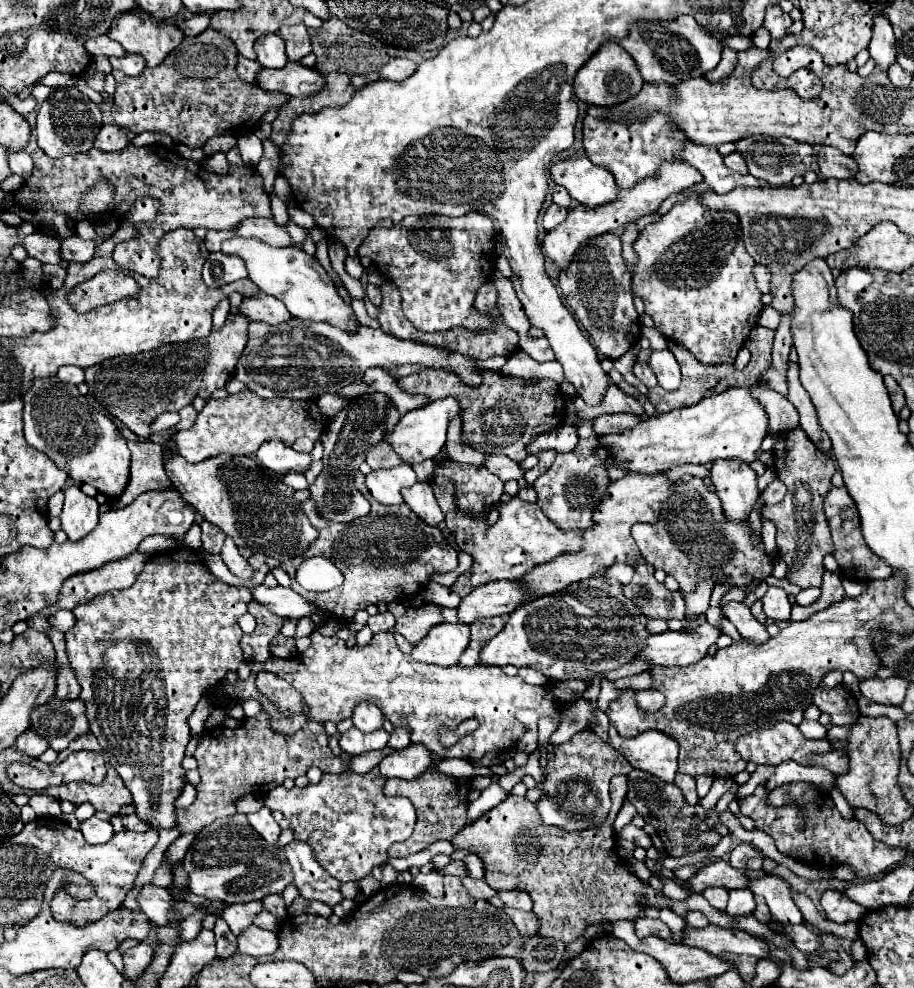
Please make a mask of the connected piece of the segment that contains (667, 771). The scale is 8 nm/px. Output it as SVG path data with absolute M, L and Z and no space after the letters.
M610 724L609 744L621 752L633 768L645 770L665 782L673 782L677 774L677 742L669 740L663 732L643 732L633 740L617 736L617 730Z

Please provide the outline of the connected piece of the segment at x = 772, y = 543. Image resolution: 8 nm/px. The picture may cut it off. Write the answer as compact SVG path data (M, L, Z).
M761 517L762 526L762 540L765 544L765 550L770 556L776 555L776 527L773 522Z

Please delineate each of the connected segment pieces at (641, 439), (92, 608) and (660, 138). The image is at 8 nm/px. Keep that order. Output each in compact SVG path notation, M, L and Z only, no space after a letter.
M729 388L695 406L643 418L627 432L599 436L599 446L607 450L607 468L619 466L627 472L657 474L681 464L707 464L719 458L753 462L761 440L767 436L767 426L767 412L749 396L749 388Z
M177 548L173 552L161 552L161 554L151 556L147 560L143 572L137 576L137 580L135 580L135 584L131 588L105 592L105 594L93 598L91 602L85 602L85 604L79 604L77 608L73 608L75 624L65 634L67 656L69 656L69 666L73 668L75 678L79 682L79 686L81 686L79 698L85 702L85 708L87 708L89 730L99 740L101 748L109 754L113 768L119 772L119 776L123 778L125 786L133 794L135 814L139 816L141 822L149 824L149 828L153 828L153 830L161 830L161 828L169 830L169 828L177 826L175 800L181 796L181 792L185 788L185 770L183 770L181 762L185 758L185 746L189 742L189 724L187 724L187 718L191 716L191 712L195 710L197 702L205 694L205 688L211 688L213 684L217 684L217 680L223 680L227 670L237 670L239 662L243 660L243 652L239 648L239 640L243 636L243 630L239 628L237 618L247 612L247 604L251 602L251 598L253 596L251 596L251 590L247 586L231 586L231 584L225 584L225 582L217 580L207 570L207 566L203 562L203 556L199 552L195 552L191 548Z
M643 84L641 92L633 98L629 98L627 102L607 106L607 108L587 106L587 114L585 114L585 122L583 122L583 148L585 148L587 158L595 166L609 170L617 182L617 188L633 188L639 180L653 176L657 172L657 168L661 166L661 162L665 162L665 160L683 160L683 162L695 166L703 174L703 178L711 186L711 190L717 194L731 192L737 186L761 186L761 182L751 174L741 176L737 172L731 172L723 164L723 156L719 154L719 150L715 146L701 146L701 144L691 142L677 128L677 124L673 124L673 118L669 116L669 104L673 100L673 88L675 86L669 86L669 84Z

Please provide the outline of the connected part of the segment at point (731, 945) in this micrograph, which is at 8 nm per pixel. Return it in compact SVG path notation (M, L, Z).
M709 924L703 930L689 928L685 930L685 944L703 948L709 954L721 954L721 952L731 952L731 954L749 954L757 958L769 958L769 948L763 940L739 932L733 928L721 928Z

